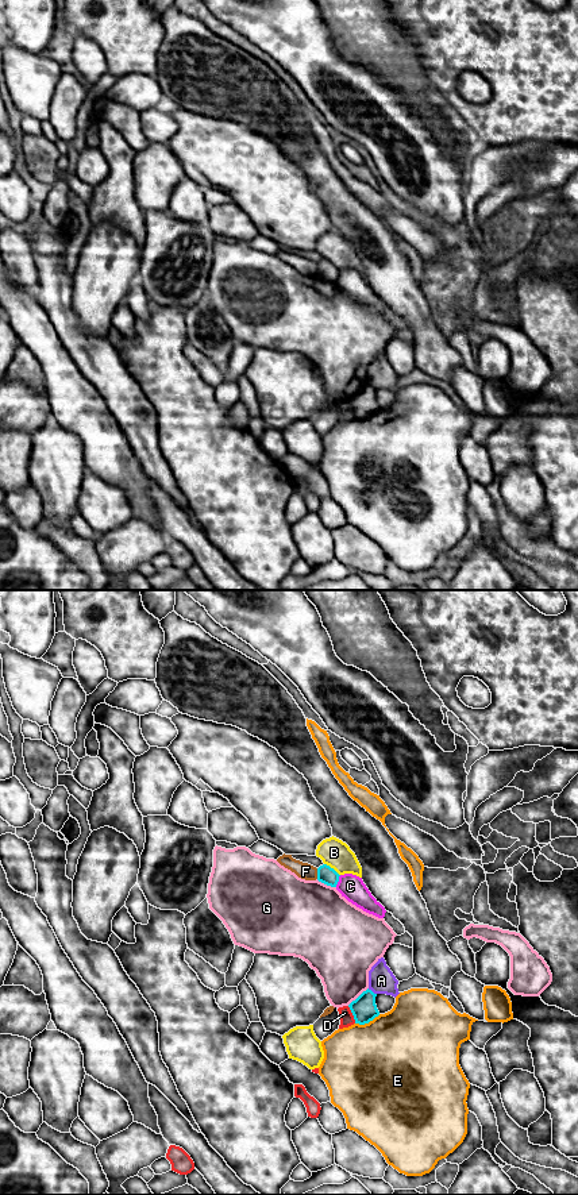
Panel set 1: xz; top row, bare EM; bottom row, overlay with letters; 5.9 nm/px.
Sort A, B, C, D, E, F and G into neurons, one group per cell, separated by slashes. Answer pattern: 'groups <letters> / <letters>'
groups A / B / C / D / E / F / G

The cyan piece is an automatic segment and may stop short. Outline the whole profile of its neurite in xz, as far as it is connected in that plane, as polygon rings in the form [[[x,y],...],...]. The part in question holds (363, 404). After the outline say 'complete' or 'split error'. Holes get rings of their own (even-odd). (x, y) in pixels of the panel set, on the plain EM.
[[[367,383],[348,400],[354,410],[355,419],[365,420],[379,410],[375,400],[375,392],[377,389]]]; complete

